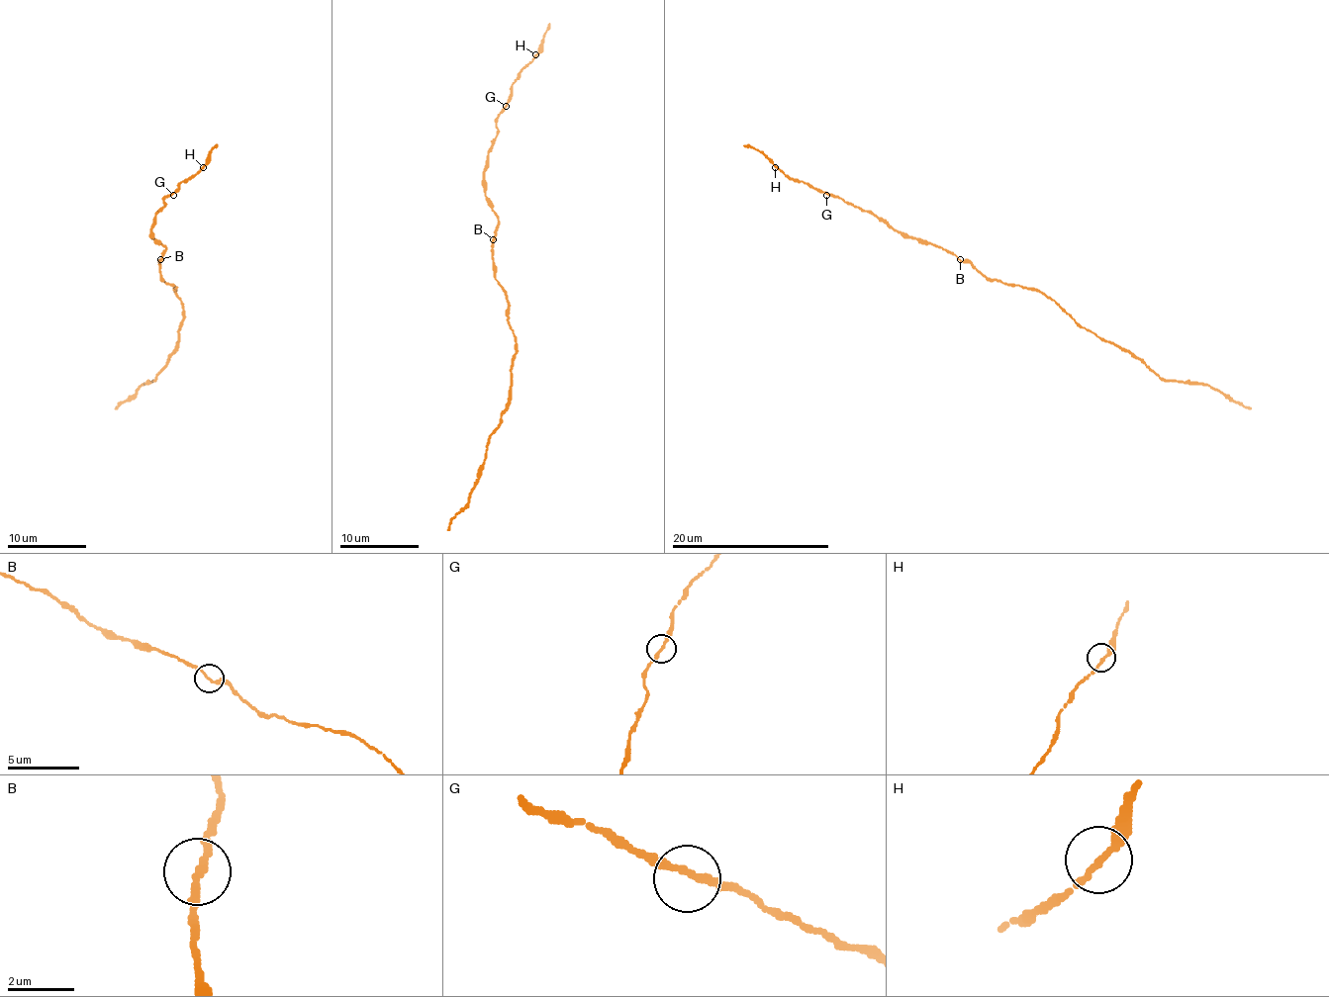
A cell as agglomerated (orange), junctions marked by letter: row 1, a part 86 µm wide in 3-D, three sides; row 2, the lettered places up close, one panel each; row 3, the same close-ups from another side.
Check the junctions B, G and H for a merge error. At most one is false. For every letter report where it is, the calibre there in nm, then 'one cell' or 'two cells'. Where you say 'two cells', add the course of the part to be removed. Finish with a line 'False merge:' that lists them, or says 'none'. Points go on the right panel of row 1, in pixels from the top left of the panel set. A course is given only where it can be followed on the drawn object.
B: place (960, 259); calibre 220 nm; one cell
G: place (826, 195); calibre 220 nm; one cell
H: place (775, 167); calibre 220 nm; one cell
False merge: none

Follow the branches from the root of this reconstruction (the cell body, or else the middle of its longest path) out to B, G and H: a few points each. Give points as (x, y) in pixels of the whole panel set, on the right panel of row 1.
B: (995, 280), (987, 280), (969, 262), (959, 260)
G: (995, 280), (987, 280), (969, 262), (961, 262), (953, 254), (929, 242), (907, 238), (870, 213), (826, 195)
H: (995, 280), (987, 280), (969, 262), (961, 262), (929, 242), (903, 236), (866, 211), (793, 181), (775, 167)

